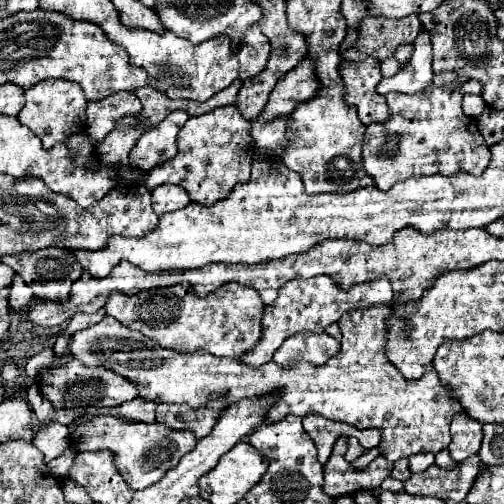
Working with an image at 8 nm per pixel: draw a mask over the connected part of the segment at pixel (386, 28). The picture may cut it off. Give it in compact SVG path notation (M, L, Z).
M416 14L406 18L364 18L358 26L360 38L348 48L342 58L350 62L362 62L364 58L384 60L396 54L398 46L412 44L420 34L420 20Z

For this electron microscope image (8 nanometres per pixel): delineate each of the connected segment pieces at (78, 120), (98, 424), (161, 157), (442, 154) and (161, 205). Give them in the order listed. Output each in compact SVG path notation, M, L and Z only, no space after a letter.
M48 80L38 82L36 86L26 90L26 104L18 114L18 120L28 126L48 150L58 142L64 142L74 132L84 132L84 114L88 100L84 98L84 90L76 82L68 80Z
M94 416L92 420L78 424L72 432L72 446L76 450L102 450L108 448L116 456L116 466L124 474L124 480L134 490L144 490L156 484L166 470L174 468L178 460L194 450L198 438L190 430L172 430L164 424L128 422L118 416Z
M176 110L164 118L156 128L140 136L136 146L130 152L130 164L148 172L152 166L158 166L170 160L176 154L176 136L180 126L188 120L188 114Z
M428 86L428 90L420 90L416 94L402 94L392 92L386 94L386 102L390 108L390 118L386 122L376 122L366 126L364 134L364 170L374 178L374 184L378 190L390 190L396 182L404 182L412 176L422 174L454 174L454 172L470 172L470 174L482 174L484 168L490 162L490 148L486 146L482 134L472 130L472 120L464 116L462 112L462 92L458 92L454 86L450 88L438 88Z
M162 184L152 190L152 208L158 216L180 210L190 204L190 196L182 186Z

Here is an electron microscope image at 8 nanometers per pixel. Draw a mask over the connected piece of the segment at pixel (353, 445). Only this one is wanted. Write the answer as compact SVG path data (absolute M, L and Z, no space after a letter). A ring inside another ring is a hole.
M348 438L348 452L346 452L348 462L358 460L364 452L366 452L366 448L364 448L364 446L360 446L360 442L358 442L356 438Z

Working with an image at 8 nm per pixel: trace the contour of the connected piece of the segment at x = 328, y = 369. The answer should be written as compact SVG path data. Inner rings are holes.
M376 304L368 308L356 308L338 320L342 330L342 350L330 358L324 366L312 366L298 362L296 366L282 368L276 362L268 362L260 368L248 368L234 358L216 358L204 350L192 354L180 354L158 346L158 342L132 332L116 318L104 316L102 322L74 332L70 340L70 354L86 366L104 366L116 370L116 374L130 378L140 386L144 400L188 404L192 408L202 406L212 396L226 396L228 402L240 398L264 396L280 392L278 408L270 410L268 420L280 422L286 414L306 416L324 414L332 420L348 422L356 428L376 428L382 434L380 452L390 462L410 458L420 452L440 452L450 444L448 422L454 414L464 412L462 404L448 396L448 388L442 384L438 374L428 372L418 380L402 378L402 372L388 362L384 346L388 340L388 320L392 306Z

